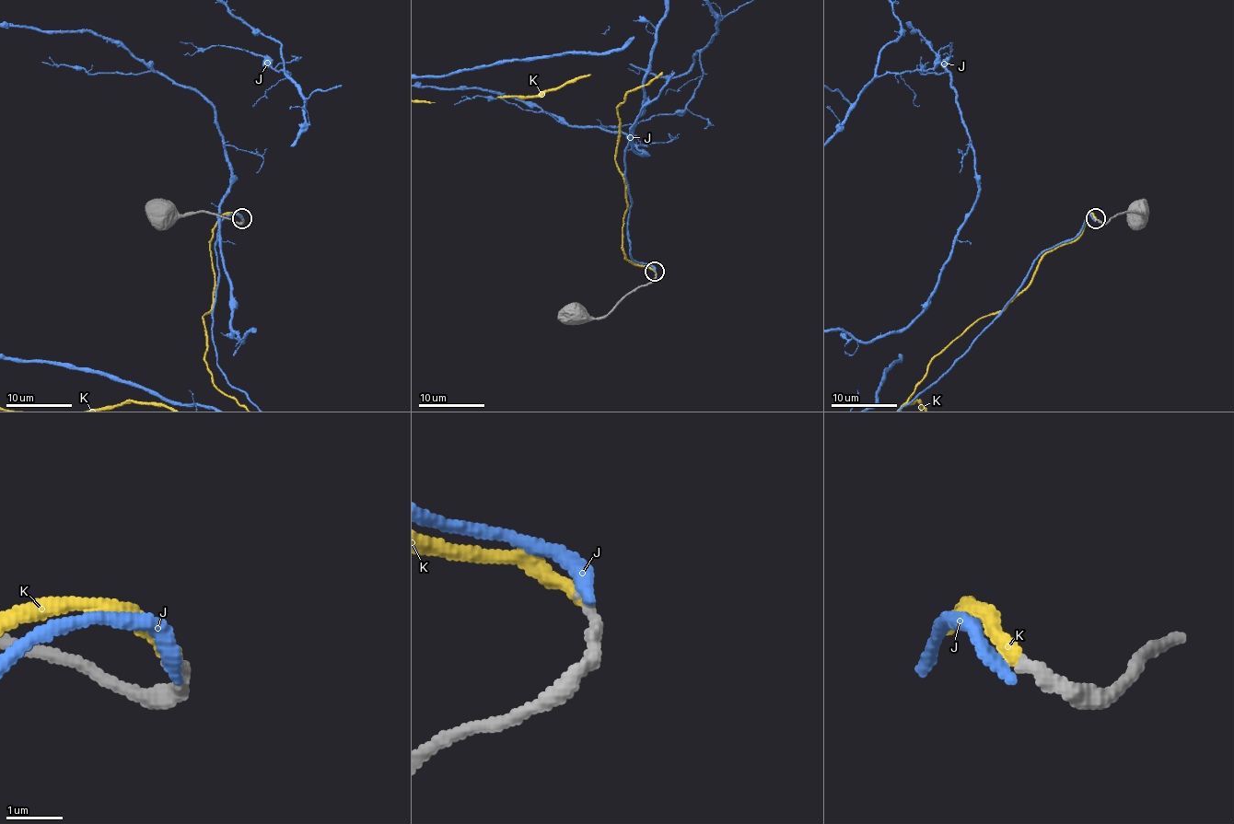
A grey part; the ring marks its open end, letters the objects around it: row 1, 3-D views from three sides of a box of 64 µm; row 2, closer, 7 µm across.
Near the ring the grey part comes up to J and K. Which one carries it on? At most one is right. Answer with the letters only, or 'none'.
K

